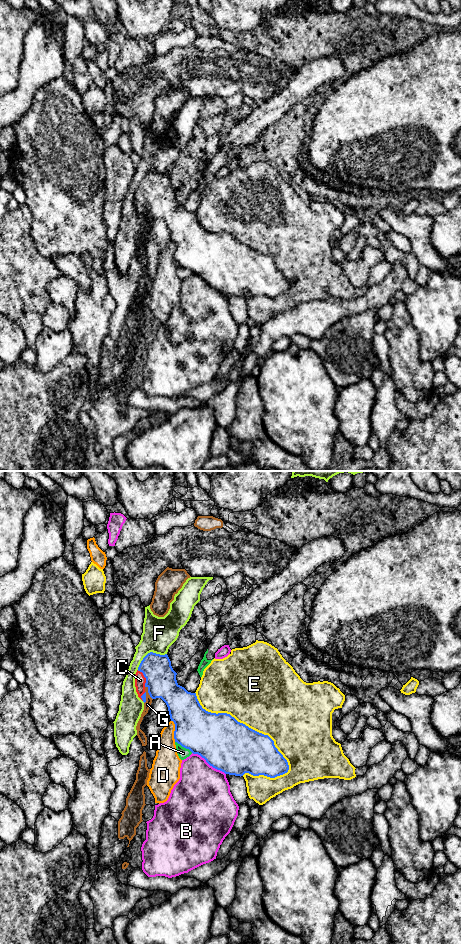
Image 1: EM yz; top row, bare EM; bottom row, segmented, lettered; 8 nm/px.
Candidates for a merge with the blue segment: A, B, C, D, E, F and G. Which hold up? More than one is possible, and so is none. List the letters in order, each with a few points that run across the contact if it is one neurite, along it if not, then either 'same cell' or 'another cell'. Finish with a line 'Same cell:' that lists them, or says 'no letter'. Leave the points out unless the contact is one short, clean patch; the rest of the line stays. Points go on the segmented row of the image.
A: another cell
B: another cell
C: line yz (161, 681), (156, 676), (144, 676), (140, 680); same cell
D: another cell
E: another cell
F: line yz (166, 653), (149, 652), (137, 669); another cell
G: line yz (147, 686), (144, 703); another cell
Same cell: C

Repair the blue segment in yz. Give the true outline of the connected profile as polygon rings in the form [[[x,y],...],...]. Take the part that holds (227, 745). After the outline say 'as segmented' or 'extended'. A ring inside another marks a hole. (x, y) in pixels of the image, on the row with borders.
[[[153,652],[143,658],[135,674],[136,692],[144,703],[146,687],[152,699],[161,698],[166,703],[170,719],[175,724],[175,742],[189,749],[193,754],[200,755],[210,766],[225,774],[241,777],[249,773],[253,776],[264,775],[275,778],[288,772],[287,760],[268,735],[238,722],[230,714],[206,711],[200,705],[196,693],[188,692],[177,683],[176,675],[168,655]]] | extended

